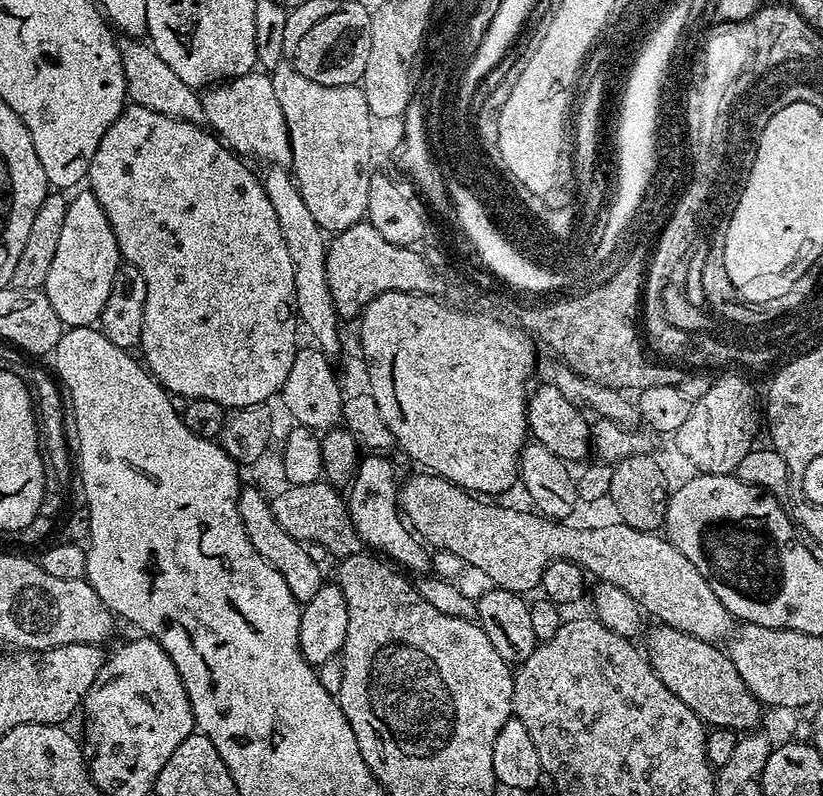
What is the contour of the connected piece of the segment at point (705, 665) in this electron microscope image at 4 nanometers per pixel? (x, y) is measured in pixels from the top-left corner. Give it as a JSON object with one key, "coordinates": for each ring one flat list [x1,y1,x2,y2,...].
{"coordinates":[[661,624,654,627,648,634,646,647,649,664,663,685,689,705,705,725,745,732,755,729,761,723,762,705,750,694,727,651,704,639,682,634,673,627]]}

